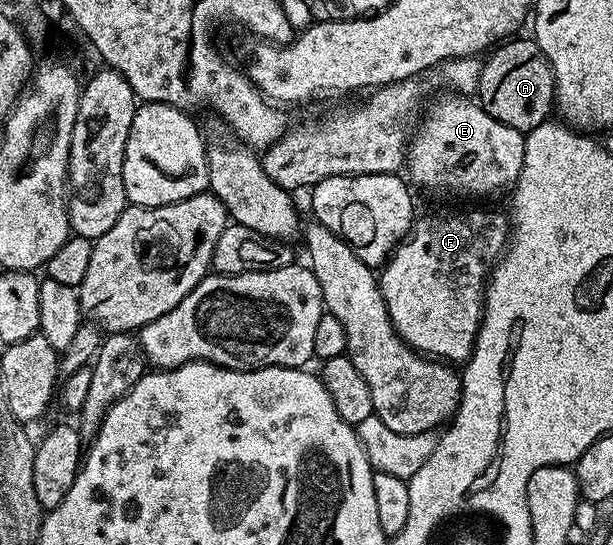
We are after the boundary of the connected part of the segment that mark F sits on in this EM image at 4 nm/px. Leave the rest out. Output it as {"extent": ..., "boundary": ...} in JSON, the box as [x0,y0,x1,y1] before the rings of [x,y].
{"extent":[379,211,511,365],"boundary":[[[469,211],[466,215],[425,215],[416,220],[409,229],[408,238],[398,243],[392,255],[385,260],[379,271],[379,282],[383,301],[387,305],[389,319],[393,323],[393,328],[399,333],[399,337],[406,345],[412,347],[414,351],[428,355],[430,359],[440,359],[450,365],[464,364],[469,354],[473,352],[473,346],[477,340],[477,334],[481,328],[481,318],[485,312],[485,285],[489,278],[489,273],[493,269],[494,263],[505,253],[505,248],[511,234],[511,219],[508,214],[501,211]]]}

